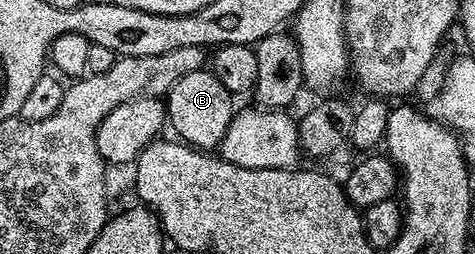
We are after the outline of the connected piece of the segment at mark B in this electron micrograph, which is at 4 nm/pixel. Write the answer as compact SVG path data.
M196 69L185 73L185 77L181 77L177 81L177 85L173 85L165 96L165 106L167 109L166 122L169 127L176 131L178 138L182 142L204 152L210 152L212 149L218 148L225 137L225 129L229 129L231 124L231 116L233 114L233 96L229 89L225 89L225 85L221 85L221 81L217 81L217 77L209 69Z

